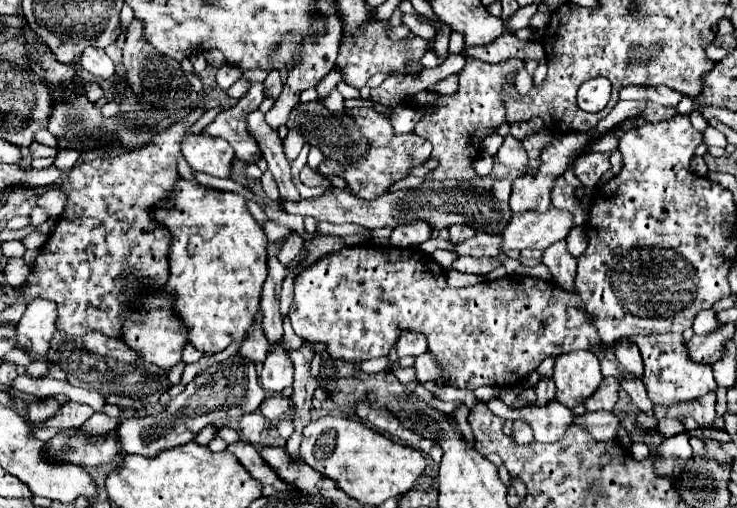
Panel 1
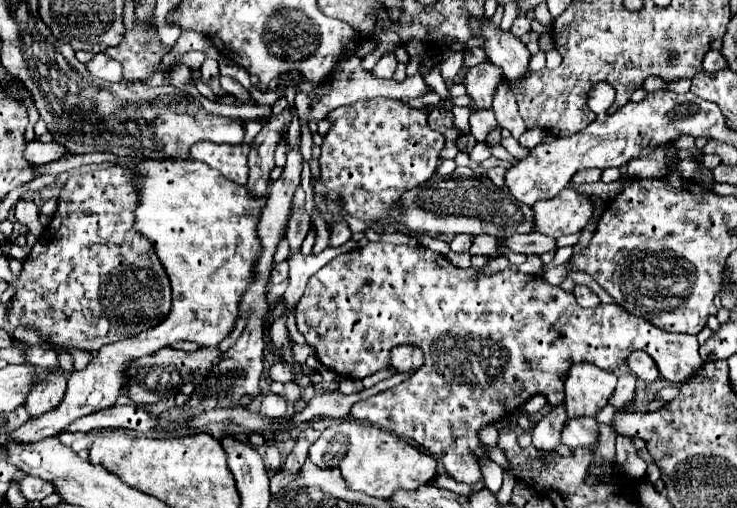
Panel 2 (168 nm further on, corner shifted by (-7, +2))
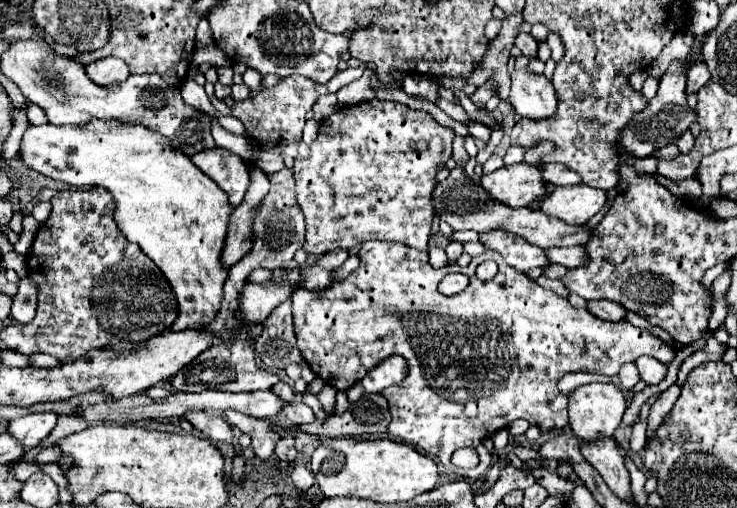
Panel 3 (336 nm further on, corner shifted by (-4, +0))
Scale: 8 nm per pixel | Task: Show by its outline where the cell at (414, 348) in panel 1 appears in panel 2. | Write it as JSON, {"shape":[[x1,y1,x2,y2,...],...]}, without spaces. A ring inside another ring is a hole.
{"shape":[[409,345,391,349,389,367,395,369,397,373,411,373,411,371,419,369,419,365,423,365,423,351,421,349,415,349]]}

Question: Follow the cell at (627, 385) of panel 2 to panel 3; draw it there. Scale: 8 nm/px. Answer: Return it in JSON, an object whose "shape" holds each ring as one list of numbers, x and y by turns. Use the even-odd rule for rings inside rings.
{"shape":[[624,363,622,369,620,369,620,373,618,373,618,377,620,377,620,385,622,385,624,389,632,389,632,387,640,381,638,369,636,369,634,363]]}

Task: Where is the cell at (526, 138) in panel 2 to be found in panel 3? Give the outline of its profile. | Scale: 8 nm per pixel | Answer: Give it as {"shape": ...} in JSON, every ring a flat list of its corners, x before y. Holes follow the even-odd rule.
{"shape":[[510,145,510,149,506,151,504,155,504,163,506,165,512,165,512,163,518,163,524,159,524,147,516,147,516,145]]}

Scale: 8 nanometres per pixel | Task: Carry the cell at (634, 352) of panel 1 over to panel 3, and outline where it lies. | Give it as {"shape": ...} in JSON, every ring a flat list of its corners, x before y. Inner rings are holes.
{"shape":[[642,355,640,359,636,359,636,369,640,373,640,379,644,383,648,383,648,385,660,383,664,379,664,375,666,375,666,367,660,361,656,361,656,359,648,357,648,355]]}

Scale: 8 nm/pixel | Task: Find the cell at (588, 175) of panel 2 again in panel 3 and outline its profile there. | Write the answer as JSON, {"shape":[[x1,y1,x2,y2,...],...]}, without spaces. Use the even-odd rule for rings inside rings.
{"shape":[[546,163,544,167,544,179,552,185,578,185,582,183,580,175,560,163]]}

